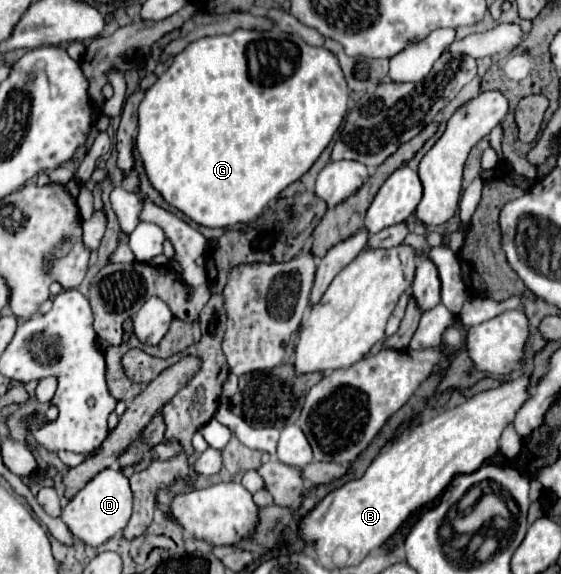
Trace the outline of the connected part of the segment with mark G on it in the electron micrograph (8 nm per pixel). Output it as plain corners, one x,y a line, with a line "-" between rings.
278,29
244,31
192,41
146,91
138,107
136,149
164,201
204,227
248,224
290,183
298,181
344,121
350,91
336,55

